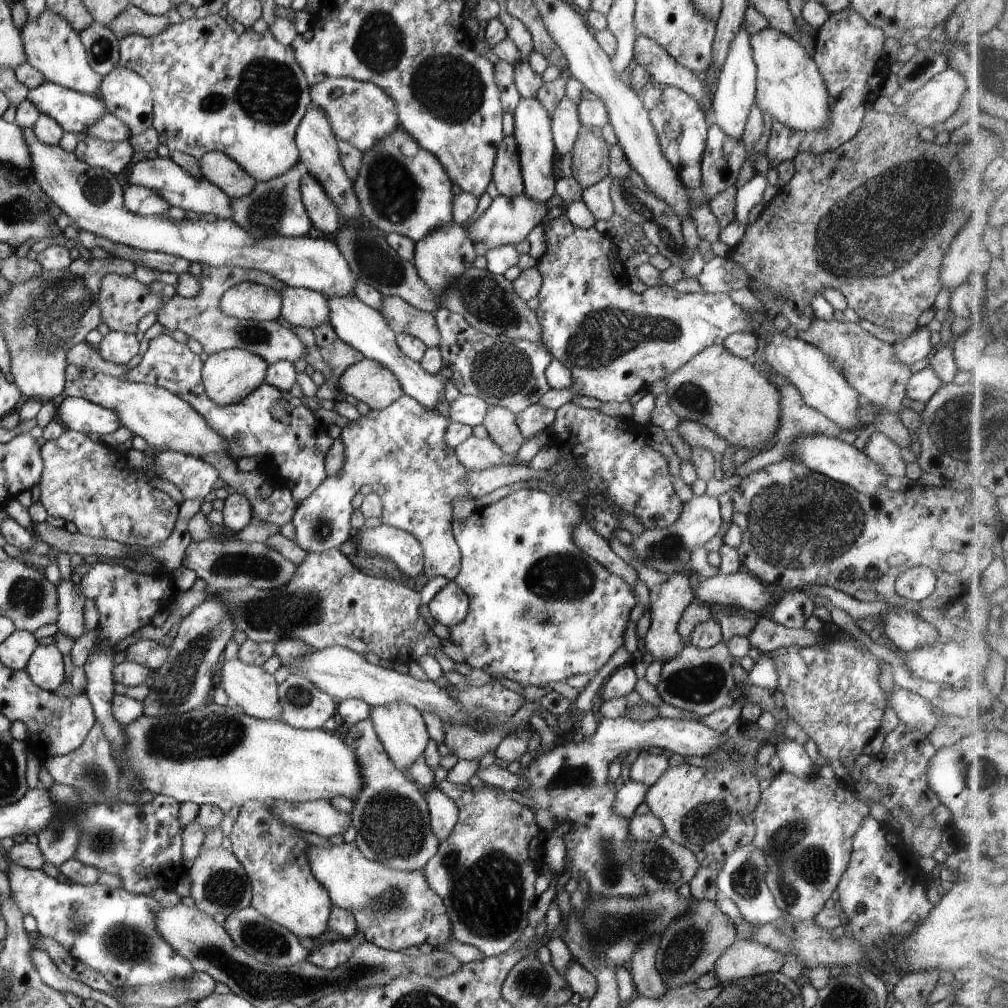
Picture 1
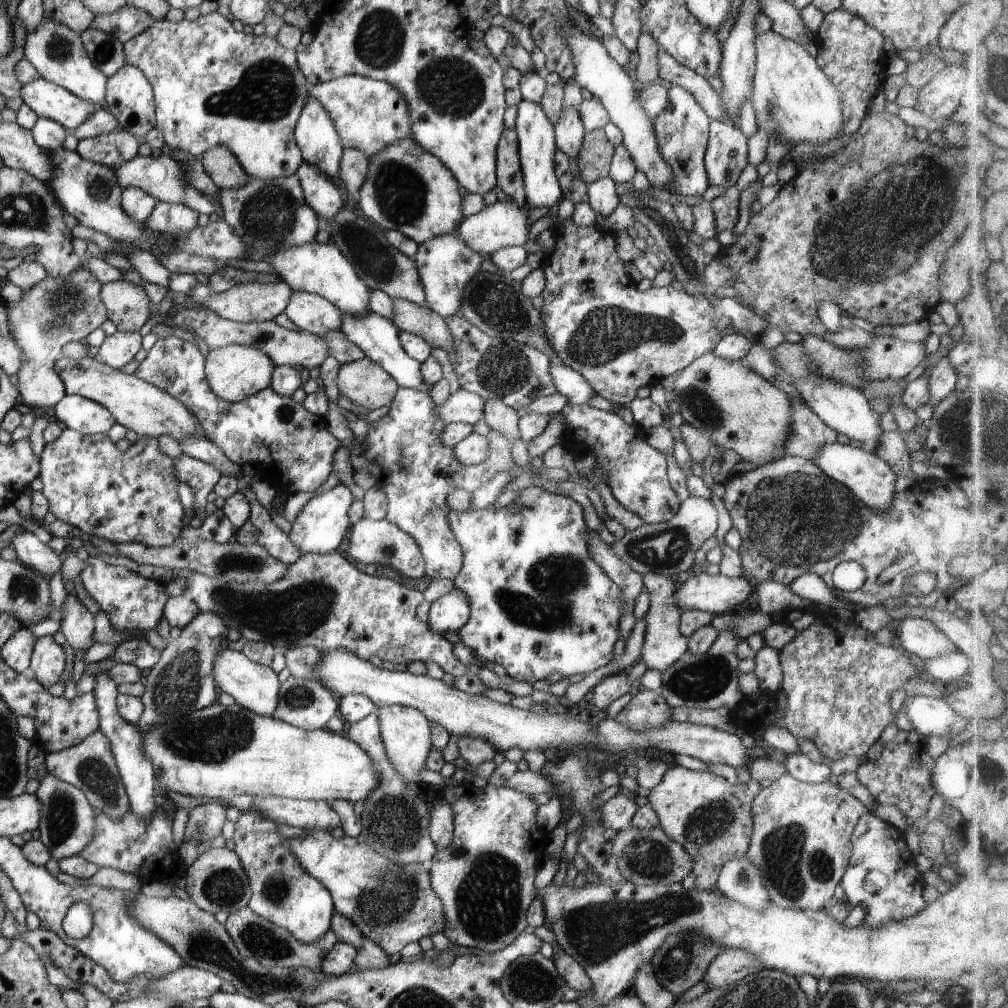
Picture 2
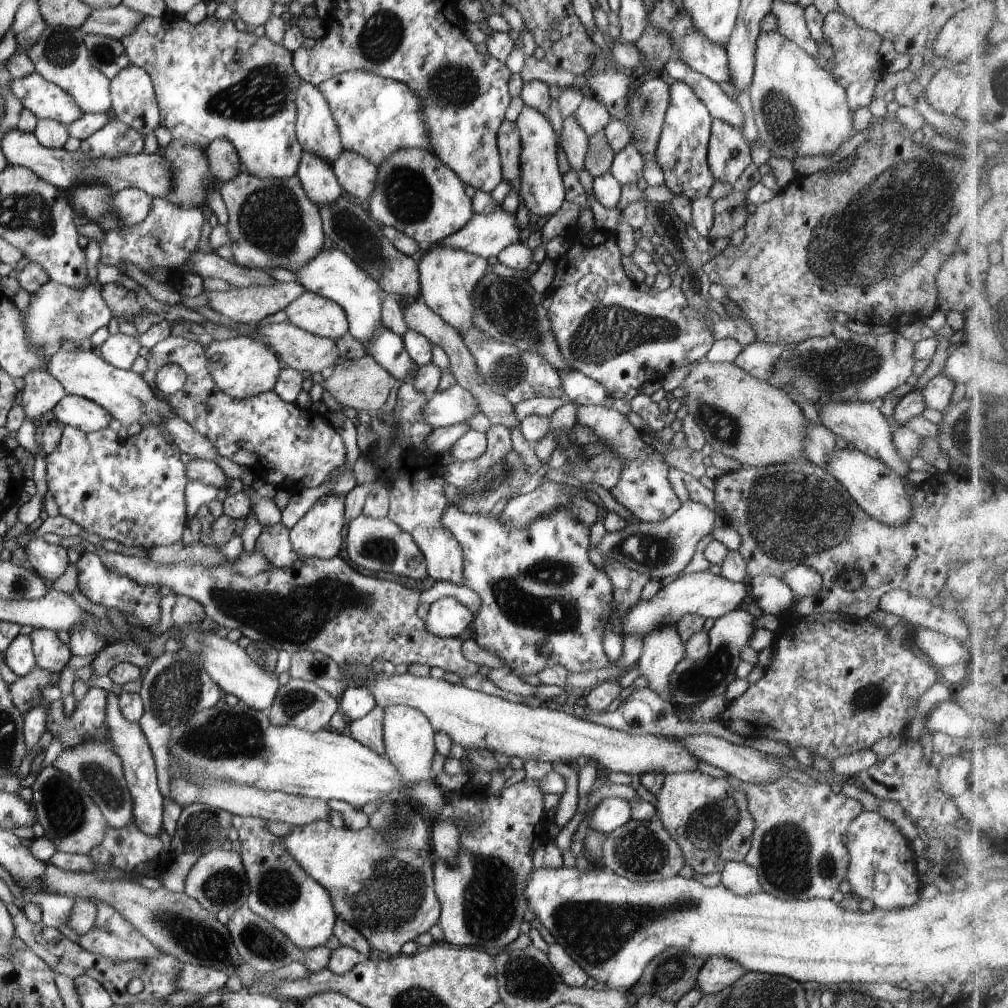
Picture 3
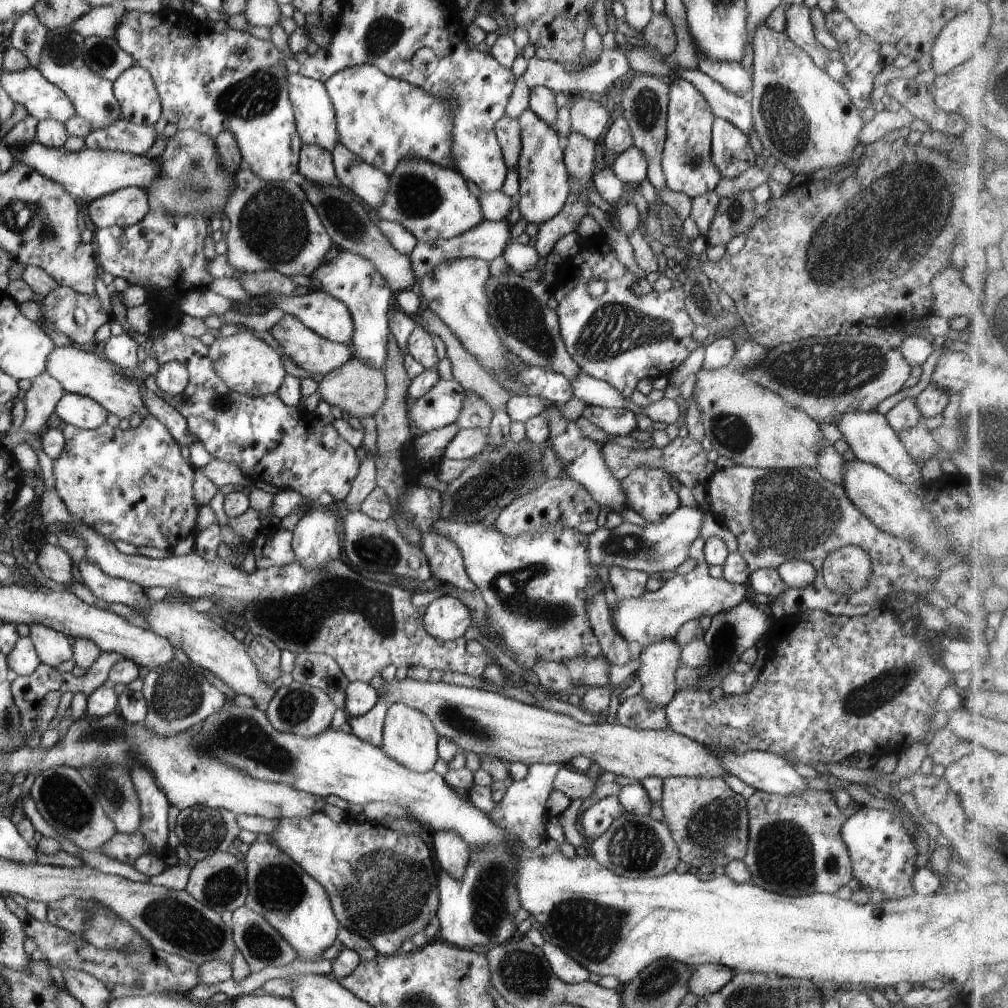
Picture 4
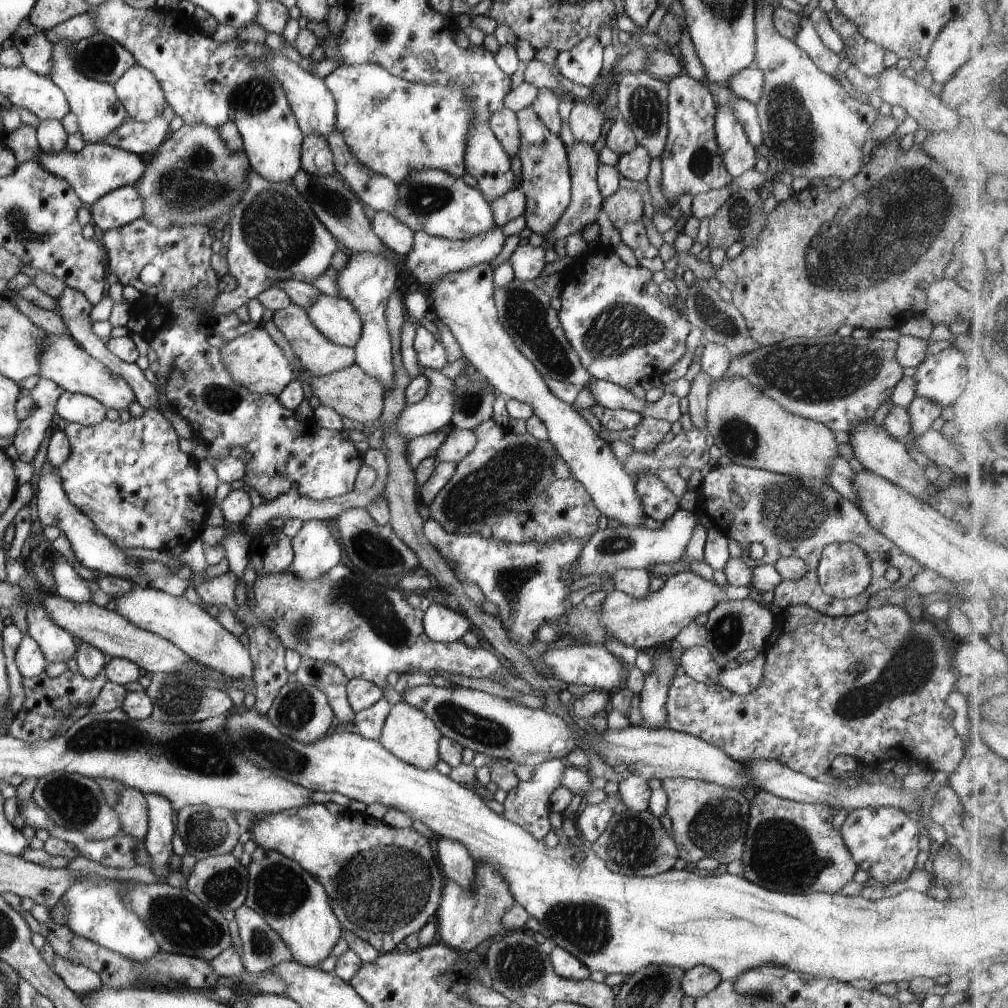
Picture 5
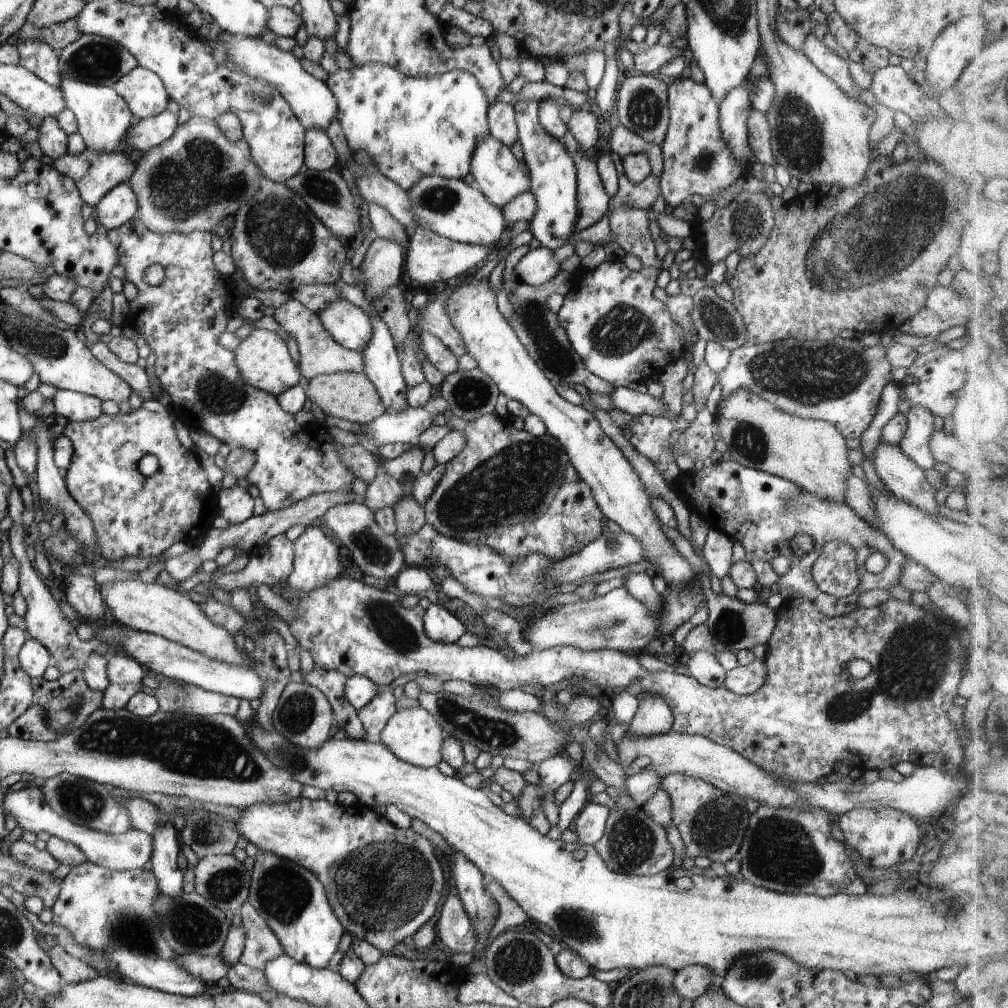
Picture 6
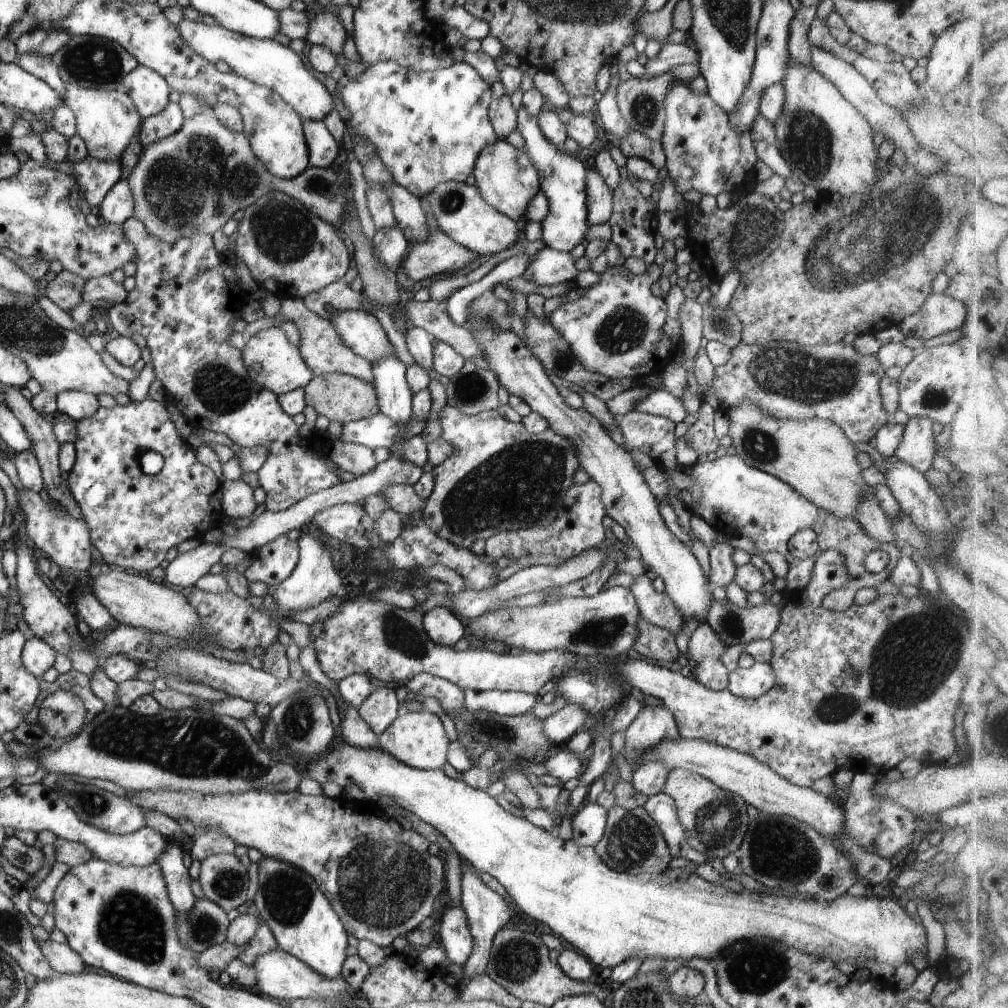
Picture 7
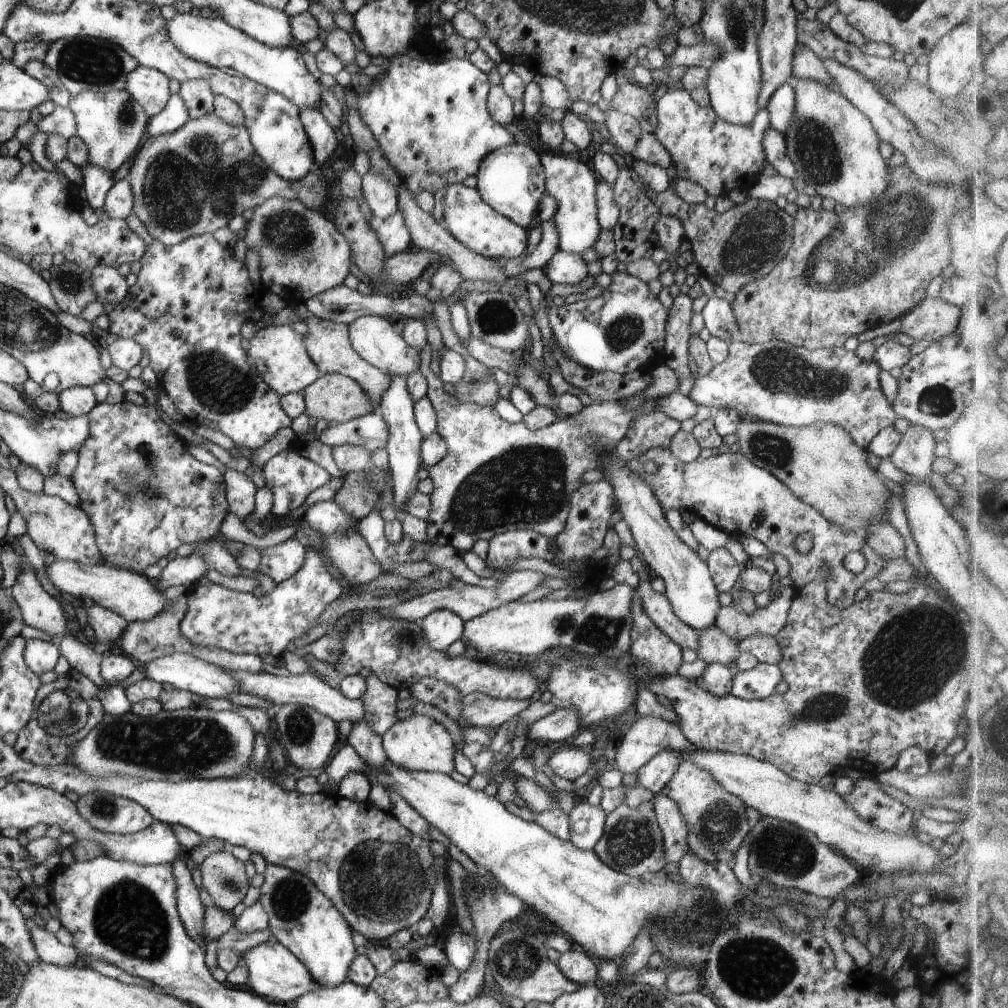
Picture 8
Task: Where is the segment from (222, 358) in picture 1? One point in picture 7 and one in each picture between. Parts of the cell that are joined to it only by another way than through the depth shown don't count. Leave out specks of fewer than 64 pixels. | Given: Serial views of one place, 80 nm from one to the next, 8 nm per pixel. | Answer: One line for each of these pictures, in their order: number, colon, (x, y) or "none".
2: (235, 372)
3: (242, 367)
4: (247, 364)
5: (254, 361)
6: (262, 358)
7: (273, 363)

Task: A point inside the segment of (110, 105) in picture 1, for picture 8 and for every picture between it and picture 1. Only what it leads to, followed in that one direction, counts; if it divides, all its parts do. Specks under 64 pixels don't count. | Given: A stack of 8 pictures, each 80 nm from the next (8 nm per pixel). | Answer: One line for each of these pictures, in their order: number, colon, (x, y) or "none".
2: (130, 99)
3: (133, 95)
4: (139, 100)
5: (139, 90)
6: (145, 93)
7: (149, 91)
8: (149, 87)

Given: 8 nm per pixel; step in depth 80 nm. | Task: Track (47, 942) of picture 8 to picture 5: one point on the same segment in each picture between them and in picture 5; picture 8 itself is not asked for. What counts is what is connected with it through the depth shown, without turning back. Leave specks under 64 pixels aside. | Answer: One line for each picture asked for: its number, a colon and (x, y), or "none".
5: (80, 979)
6: (73, 970)
7: (63, 959)

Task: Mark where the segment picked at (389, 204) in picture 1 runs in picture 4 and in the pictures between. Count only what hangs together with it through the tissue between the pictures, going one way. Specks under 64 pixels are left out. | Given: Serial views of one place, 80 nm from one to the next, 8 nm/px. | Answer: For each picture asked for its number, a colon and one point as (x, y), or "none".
2: (407, 189)
3: (416, 193)
4: (431, 202)

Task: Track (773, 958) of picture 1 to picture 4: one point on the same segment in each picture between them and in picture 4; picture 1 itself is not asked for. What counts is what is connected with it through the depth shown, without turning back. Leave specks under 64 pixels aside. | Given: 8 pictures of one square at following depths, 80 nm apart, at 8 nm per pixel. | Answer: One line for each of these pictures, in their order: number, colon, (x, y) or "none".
2: (732, 965)
3: (717, 973)
4: (706, 979)

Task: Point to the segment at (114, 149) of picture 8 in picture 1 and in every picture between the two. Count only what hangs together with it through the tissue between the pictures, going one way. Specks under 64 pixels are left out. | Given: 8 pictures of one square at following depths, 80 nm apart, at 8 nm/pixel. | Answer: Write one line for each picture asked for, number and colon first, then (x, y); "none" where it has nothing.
1: (52, 45)
2: (58, 54)
3: (60, 55)
4: (62, 63)
5: (99, 110)
6: (103, 116)
7: (106, 120)

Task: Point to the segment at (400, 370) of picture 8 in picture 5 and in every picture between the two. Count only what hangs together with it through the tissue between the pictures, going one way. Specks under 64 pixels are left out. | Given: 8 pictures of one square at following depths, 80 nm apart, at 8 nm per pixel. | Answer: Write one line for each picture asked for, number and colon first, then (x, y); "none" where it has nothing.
5: (334, 317)
6: (349, 325)
7: (359, 330)

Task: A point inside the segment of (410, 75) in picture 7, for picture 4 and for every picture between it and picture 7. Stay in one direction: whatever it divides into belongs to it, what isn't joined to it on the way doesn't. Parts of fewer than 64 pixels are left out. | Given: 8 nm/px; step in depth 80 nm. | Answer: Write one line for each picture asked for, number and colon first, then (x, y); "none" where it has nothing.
4: (383, 120)
5: (393, 126)
6: (410, 127)

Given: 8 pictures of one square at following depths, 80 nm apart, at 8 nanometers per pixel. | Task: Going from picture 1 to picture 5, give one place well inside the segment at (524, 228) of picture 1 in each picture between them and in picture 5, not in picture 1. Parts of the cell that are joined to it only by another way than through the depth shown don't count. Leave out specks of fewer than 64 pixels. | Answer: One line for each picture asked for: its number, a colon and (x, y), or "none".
2: (505, 224)
3: (486, 235)
4: (487, 241)
5: (431, 257)

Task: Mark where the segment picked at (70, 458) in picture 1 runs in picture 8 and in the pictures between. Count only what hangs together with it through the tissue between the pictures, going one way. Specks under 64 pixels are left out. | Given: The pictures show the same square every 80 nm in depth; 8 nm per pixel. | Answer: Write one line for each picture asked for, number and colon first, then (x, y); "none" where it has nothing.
2: (128, 497)
3: (134, 492)
4: (133, 485)
5: (140, 490)
6: (133, 513)
7: (134, 518)
8: (144, 493)

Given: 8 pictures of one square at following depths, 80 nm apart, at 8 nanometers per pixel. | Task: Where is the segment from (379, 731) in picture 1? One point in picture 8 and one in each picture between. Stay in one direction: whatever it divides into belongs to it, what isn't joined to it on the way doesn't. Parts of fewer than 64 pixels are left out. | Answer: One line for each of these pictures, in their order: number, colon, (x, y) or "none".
2: (406, 734)
3: (408, 736)
4: (409, 737)
5: (408, 733)
6: (414, 735)
7: (418, 739)
8: (418, 742)

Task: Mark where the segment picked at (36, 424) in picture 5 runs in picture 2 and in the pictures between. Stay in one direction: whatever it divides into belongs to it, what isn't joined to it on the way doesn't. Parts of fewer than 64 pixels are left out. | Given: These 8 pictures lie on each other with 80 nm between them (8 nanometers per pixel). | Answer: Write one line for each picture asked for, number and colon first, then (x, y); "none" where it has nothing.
2: (57, 311)
3: (43, 392)
4: (40, 401)

